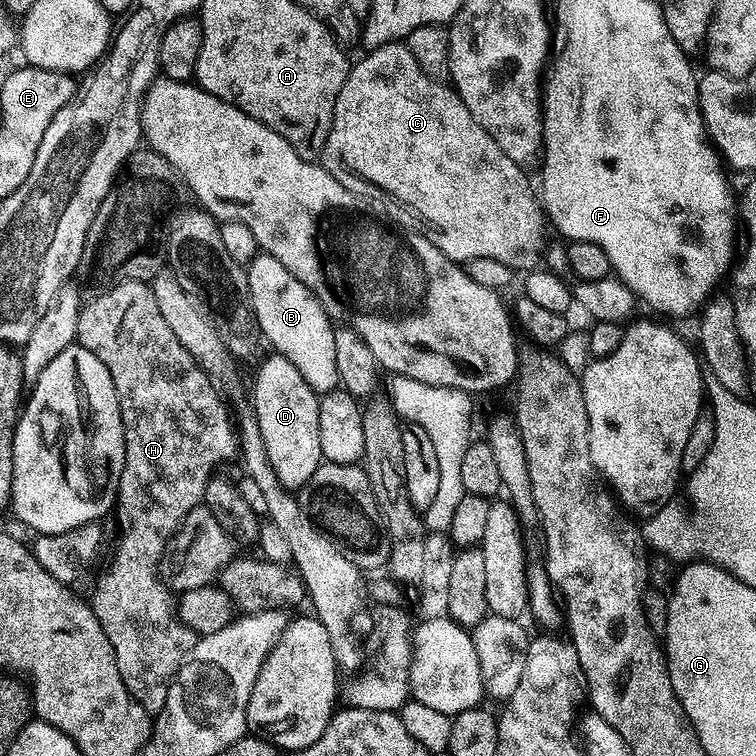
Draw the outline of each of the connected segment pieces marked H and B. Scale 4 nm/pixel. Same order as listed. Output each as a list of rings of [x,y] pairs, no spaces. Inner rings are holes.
[[[128,280],[124,284],[105,287],[101,292],[104,292],[101,296],[81,307],[76,339],[94,354],[94,358],[98,358],[98,362],[102,362],[102,366],[106,366],[106,370],[110,370],[122,414],[126,458],[114,505],[120,537],[116,540],[108,572],[96,580],[90,603],[102,630],[106,630],[106,638],[110,638],[110,646],[114,646],[118,674],[122,674],[126,690],[130,690],[132,697],[149,714],[155,714],[162,710],[169,684],[190,650],[194,650],[198,639],[196,632],[180,620],[173,589],[166,583],[162,572],[160,576],[160,559],[163,556],[165,559],[190,510],[201,507],[206,482],[214,474],[215,468],[212,467],[237,455],[238,432],[233,417],[228,417],[227,406],[220,401],[217,385],[199,368],[194,358],[190,358],[186,346],[174,338],[170,326],[166,326],[151,287],[142,280]]]
[[[257,253],[246,271],[252,309],[265,341],[269,341],[279,355],[293,362],[317,395],[335,391],[339,385],[337,363],[334,361],[336,331],[316,296],[294,278],[282,262],[268,253]]]

